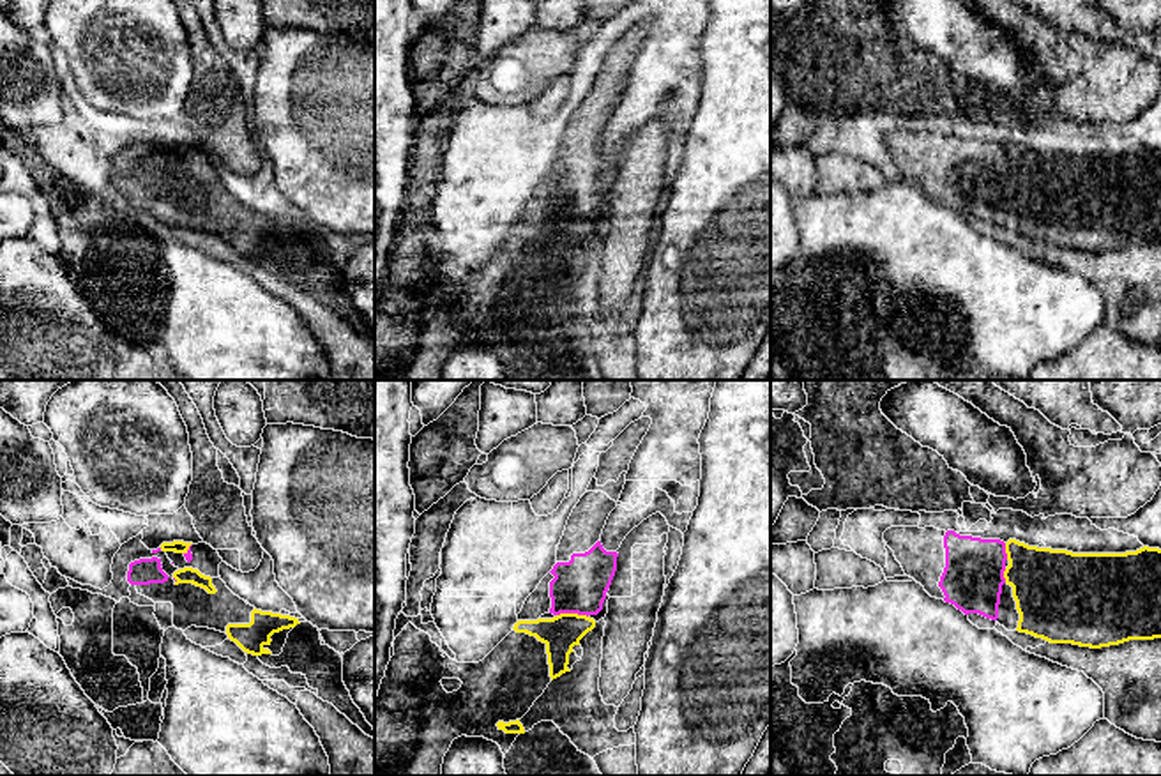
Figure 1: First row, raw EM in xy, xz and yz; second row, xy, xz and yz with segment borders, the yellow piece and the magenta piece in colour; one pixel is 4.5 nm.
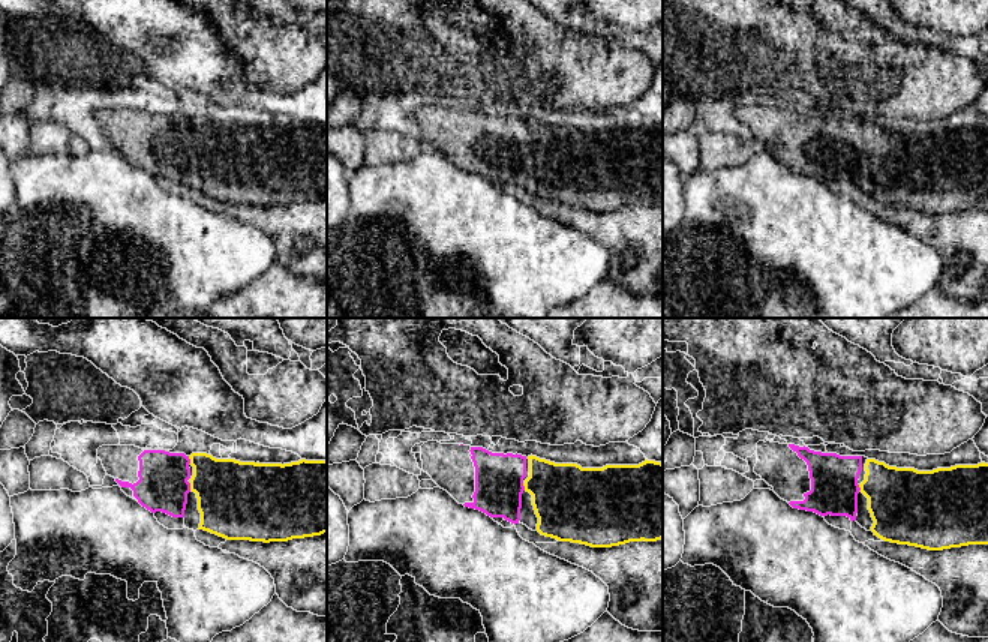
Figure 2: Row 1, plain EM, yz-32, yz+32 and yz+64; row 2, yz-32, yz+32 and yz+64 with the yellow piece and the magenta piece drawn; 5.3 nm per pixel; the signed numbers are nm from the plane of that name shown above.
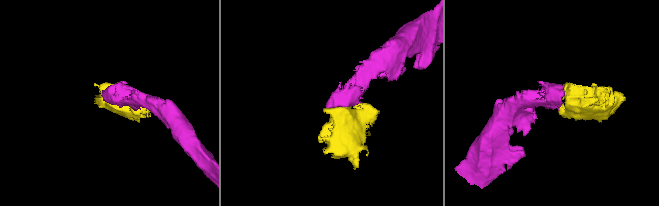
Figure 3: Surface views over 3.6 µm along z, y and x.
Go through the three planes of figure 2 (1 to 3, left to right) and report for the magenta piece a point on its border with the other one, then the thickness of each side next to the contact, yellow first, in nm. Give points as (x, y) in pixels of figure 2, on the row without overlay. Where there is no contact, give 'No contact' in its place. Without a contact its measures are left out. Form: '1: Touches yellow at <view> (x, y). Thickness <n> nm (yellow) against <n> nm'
1: Touches yellow at yz-32 (189, 122). Thickness 320 nm (yellow) against 260 nm
2: Touches yellow at yz+32 (523, 149). Thickness 380 nm (yellow) against 260 nm
3: Touches yellow at yz+64 (859, 150). Thickness 360 nm (yellow) against 260 nm

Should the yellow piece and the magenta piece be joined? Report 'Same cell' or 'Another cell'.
Same cell

